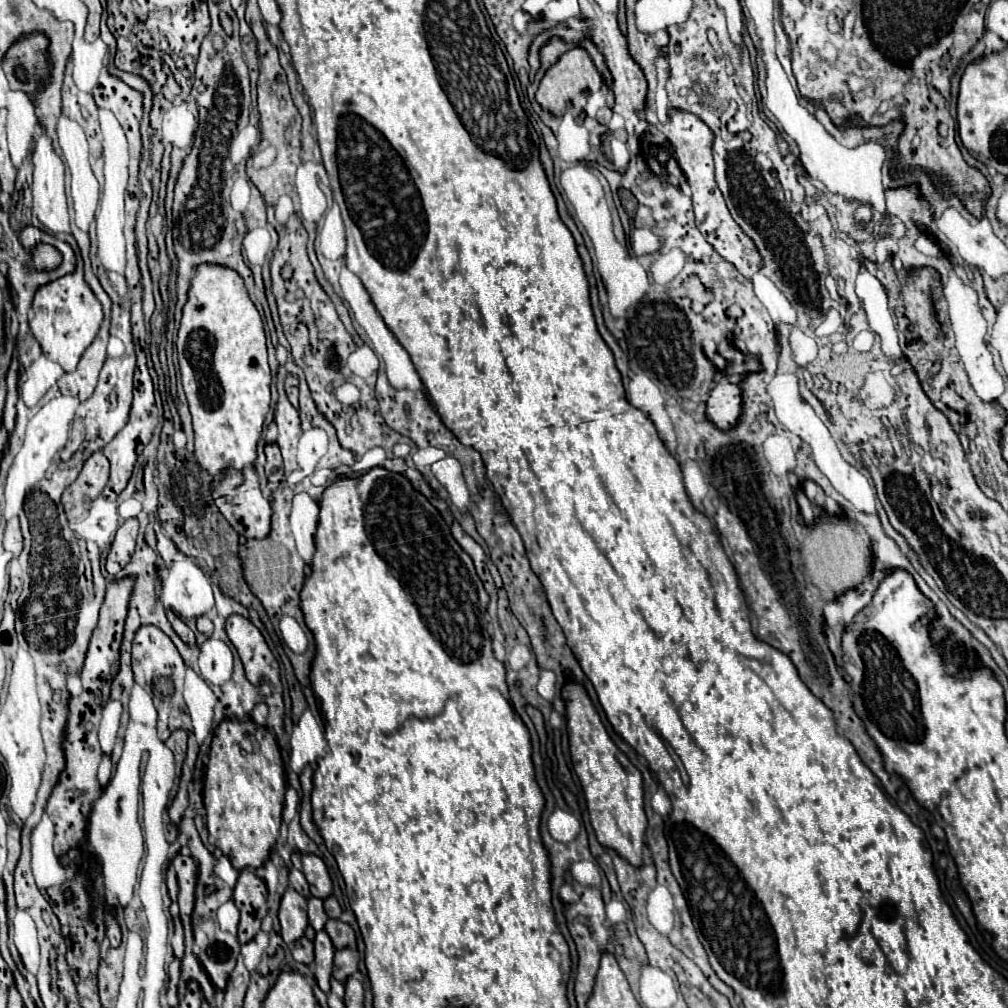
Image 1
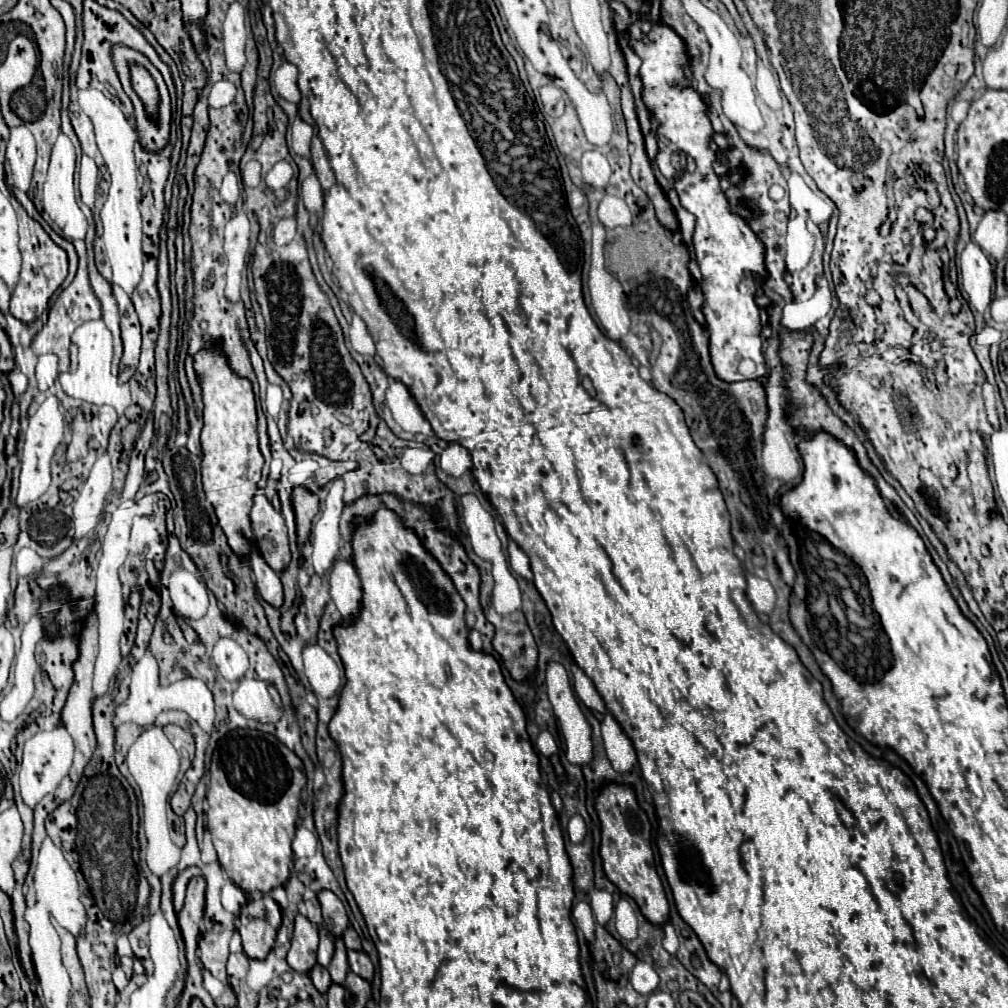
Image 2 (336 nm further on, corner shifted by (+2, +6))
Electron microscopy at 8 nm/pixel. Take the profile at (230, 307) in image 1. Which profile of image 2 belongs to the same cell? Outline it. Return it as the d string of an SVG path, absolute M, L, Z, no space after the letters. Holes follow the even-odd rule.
M219 341L211 347L203 347L195 355L193 369L197 373L197 381L203 393L203 431L201 431L203 489L207 499L215 507L215 515L233 551L237 551L237 555L249 555L255 549L249 511L265 463L259 451L257 407L255 407L253 385L249 379L239 377L231 369L229 359L223 353Z

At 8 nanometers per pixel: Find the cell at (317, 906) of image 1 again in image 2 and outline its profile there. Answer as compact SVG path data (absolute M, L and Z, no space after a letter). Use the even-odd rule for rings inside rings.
M335 939L335 953L333 953L333 959L329 963L329 973L331 973L331 979L335 983L343 983L347 971L349 971L349 963L347 963L347 947L343 943L343 939Z

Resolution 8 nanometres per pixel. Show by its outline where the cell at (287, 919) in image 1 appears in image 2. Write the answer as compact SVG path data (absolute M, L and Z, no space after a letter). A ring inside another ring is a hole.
M295 917L295 933L291 939L291 949L287 953L287 963L301 973L309 973L309 969L317 963L315 953L319 945L319 927L313 925L307 917Z

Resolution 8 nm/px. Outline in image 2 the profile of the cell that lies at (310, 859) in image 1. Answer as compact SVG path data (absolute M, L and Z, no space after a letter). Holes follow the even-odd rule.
M319 891L317 893L319 897L319 903L321 903L321 909L323 909L323 923L325 927L335 935L335 937L341 937L349 919L347 919L347 911L343 907L343 903L337 899L337 895L333 891Z

